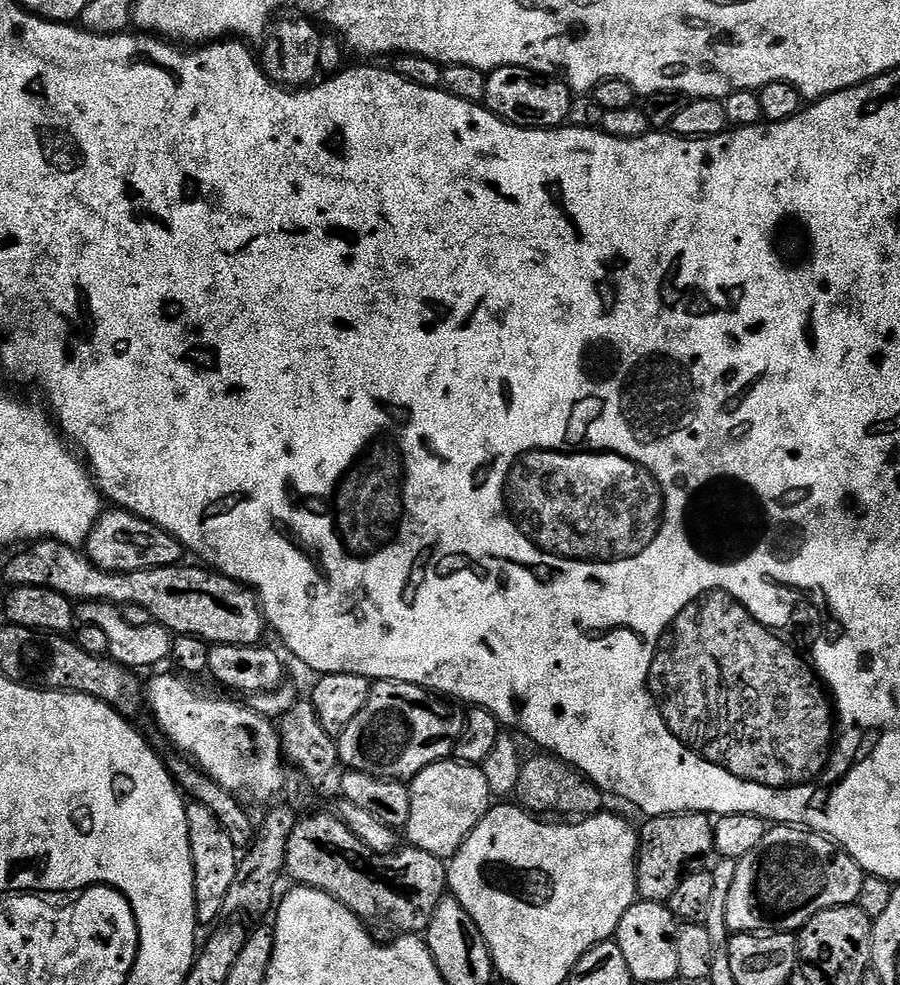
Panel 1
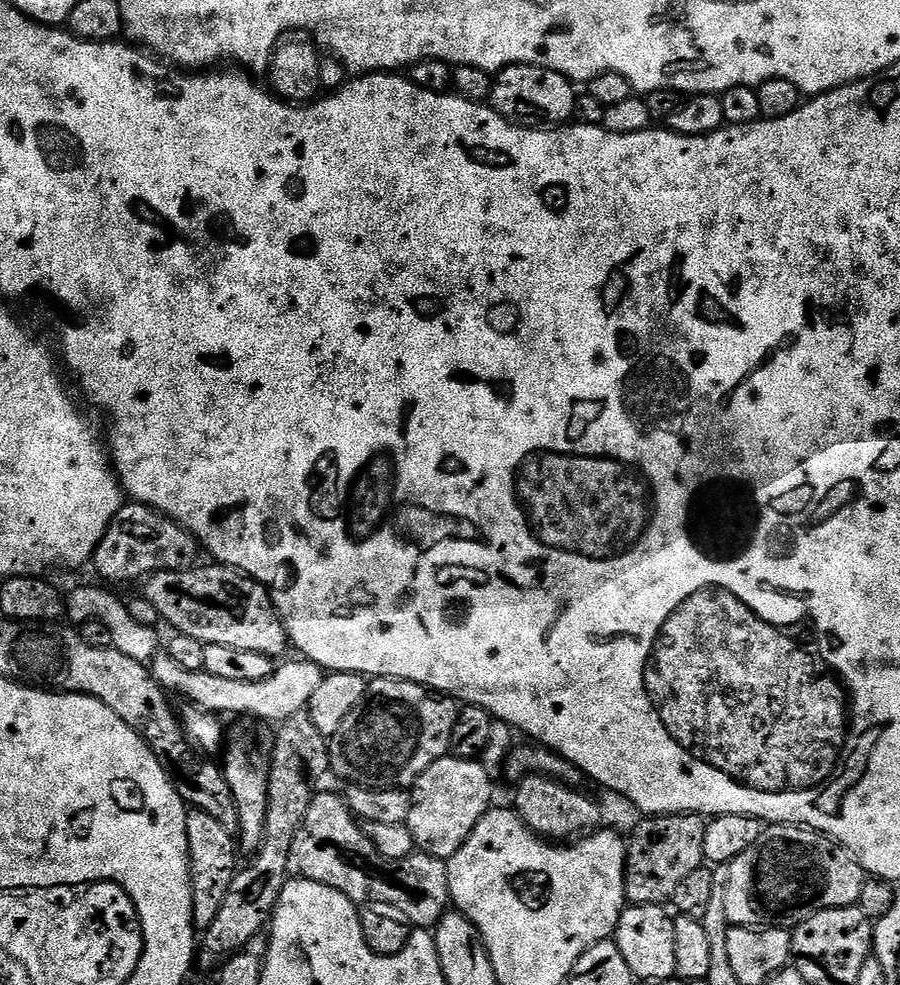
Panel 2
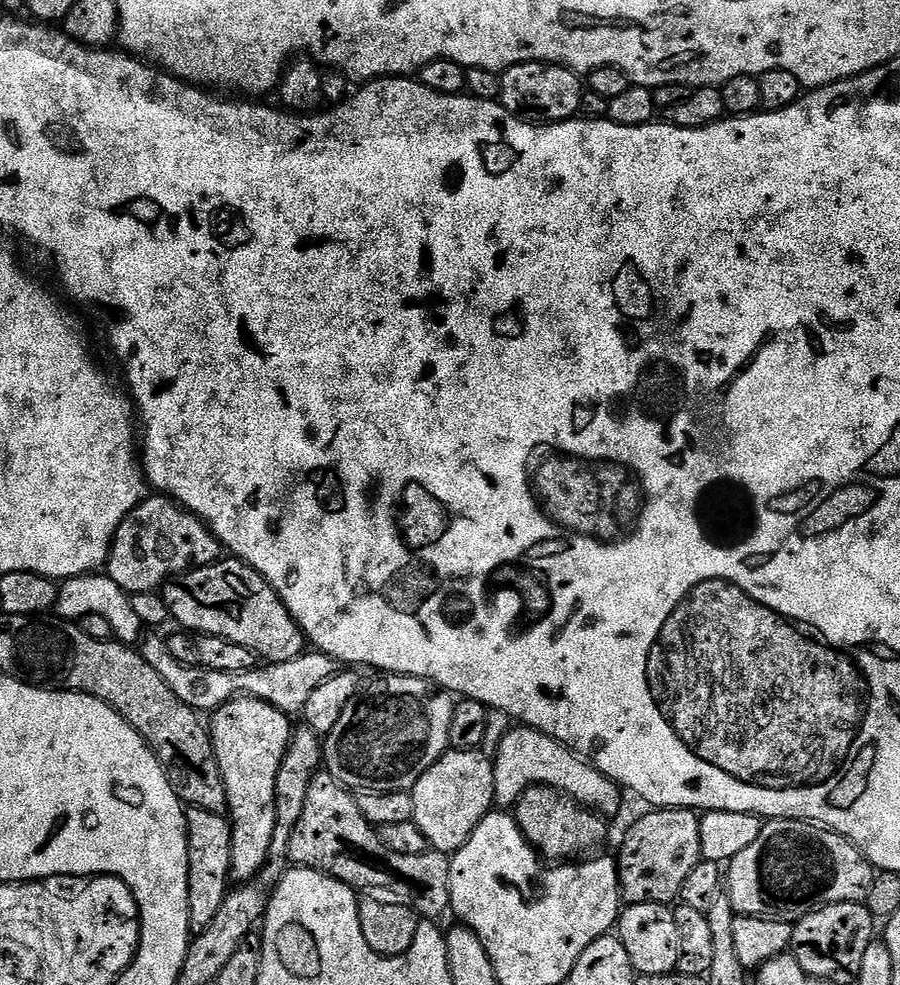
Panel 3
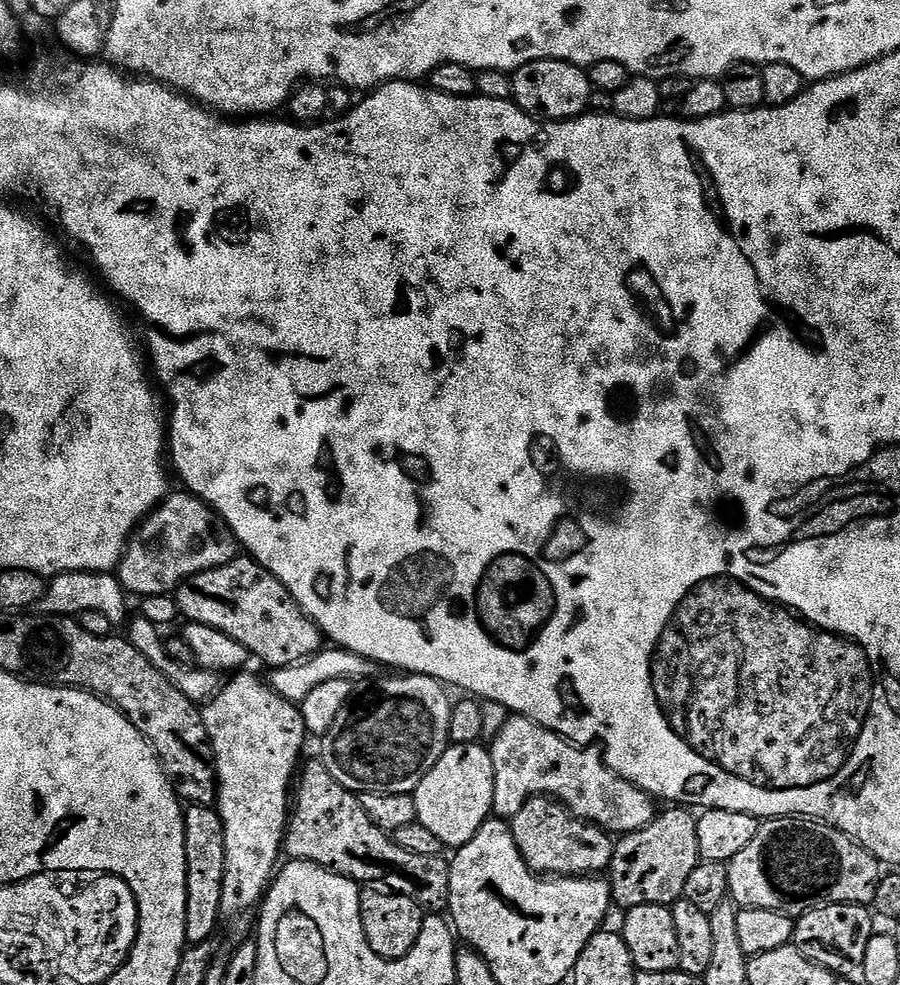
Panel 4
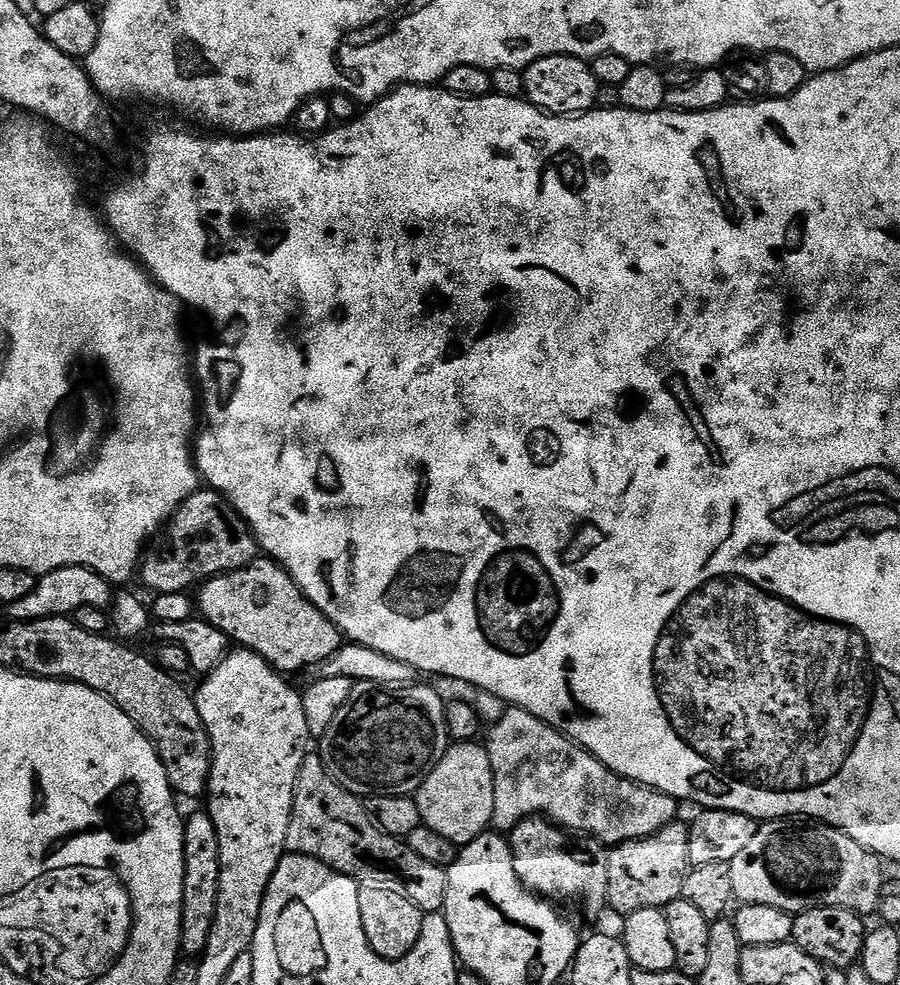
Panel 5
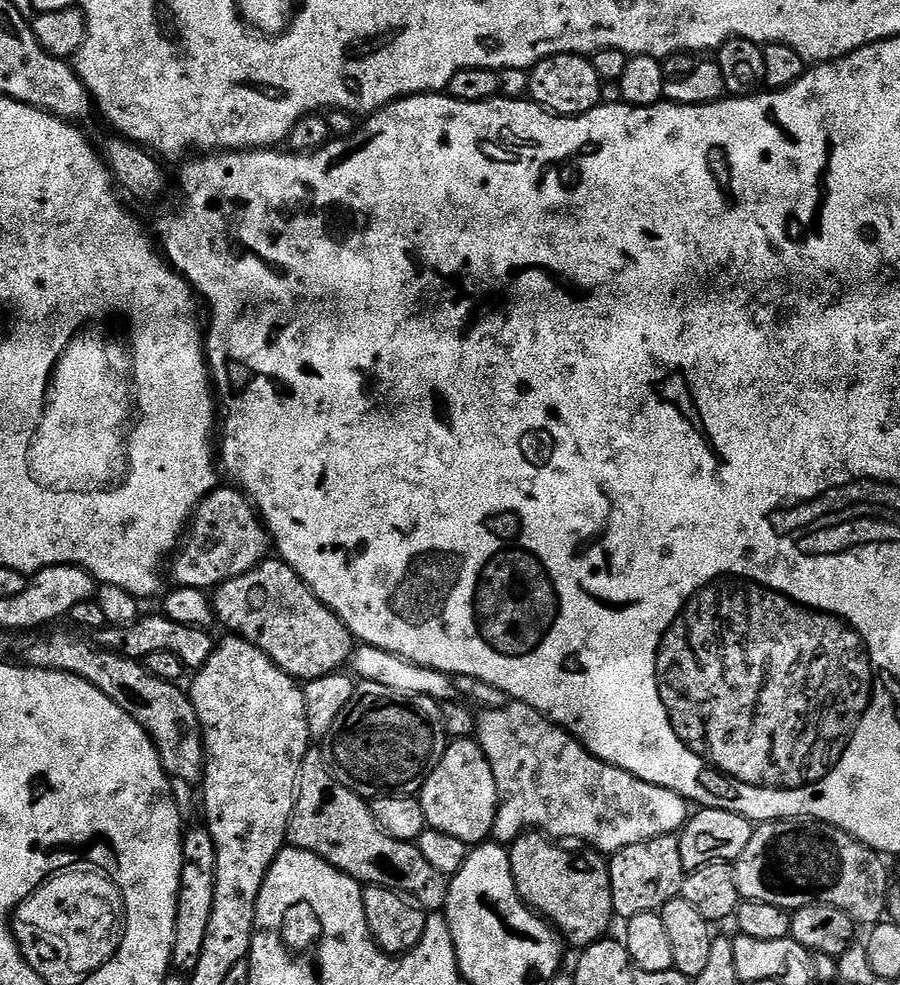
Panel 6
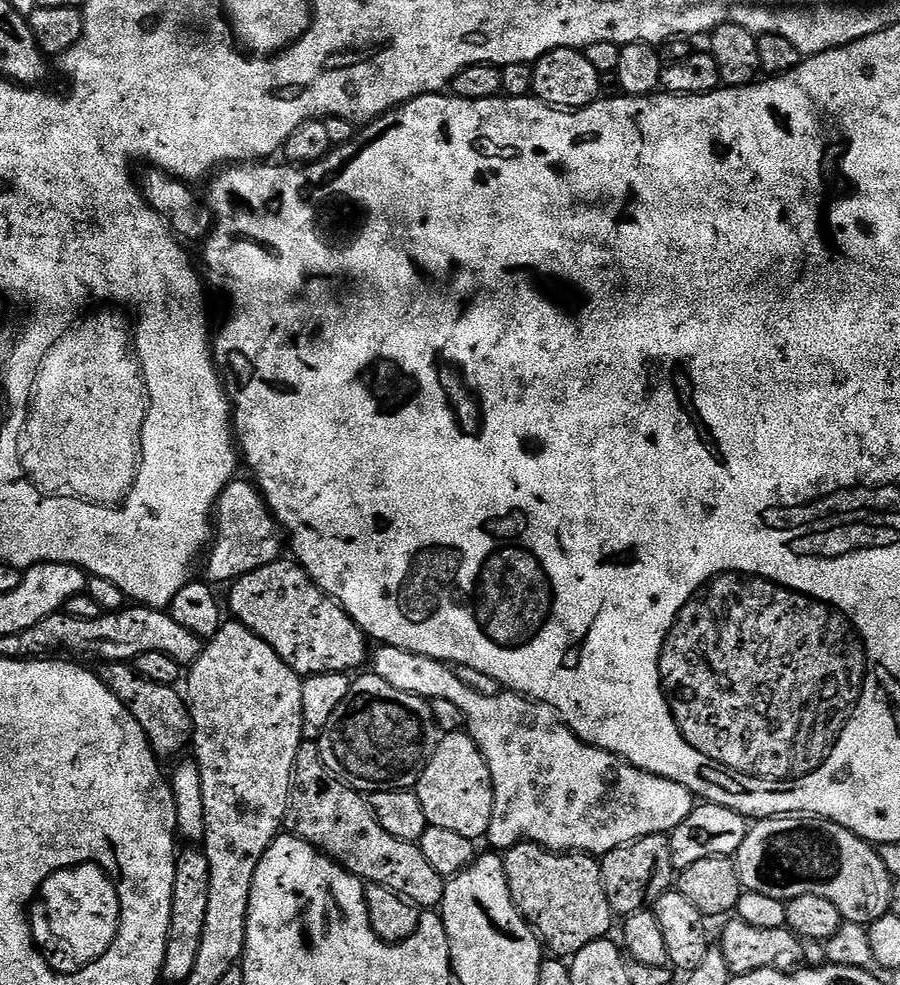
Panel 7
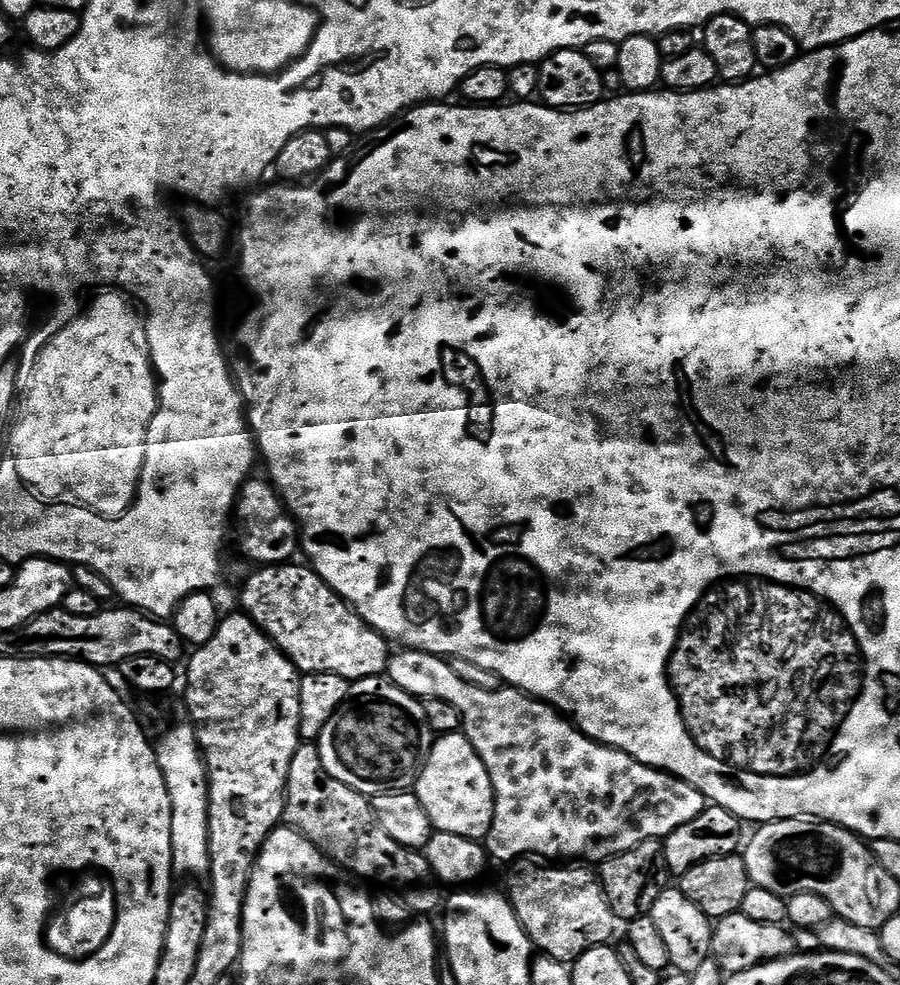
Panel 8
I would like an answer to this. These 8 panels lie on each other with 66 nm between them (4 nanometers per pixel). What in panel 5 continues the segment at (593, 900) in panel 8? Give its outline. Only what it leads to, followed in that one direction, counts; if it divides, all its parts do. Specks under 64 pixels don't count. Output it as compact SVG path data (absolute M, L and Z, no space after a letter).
M528 816L507 837L514 858L514 874L531 892L549 902L577 900L590 915L608 908L609 849L590 836L573 834L543 816Z

